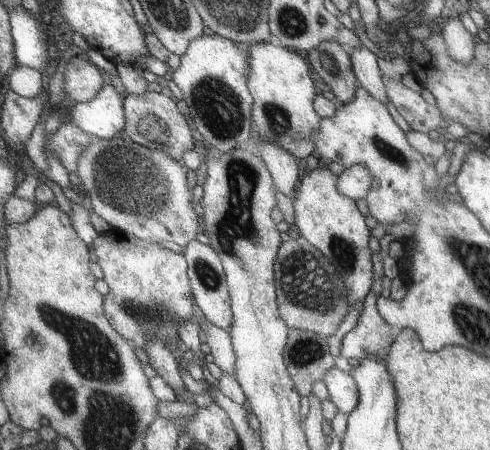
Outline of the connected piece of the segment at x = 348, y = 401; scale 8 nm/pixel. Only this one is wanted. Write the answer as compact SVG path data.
M332 367L323 378L329 392L329 399L336 405L338 412L350 414L358 406L358 385L351 373Z

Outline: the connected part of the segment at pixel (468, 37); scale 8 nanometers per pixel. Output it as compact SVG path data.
M448 18L442 34L452 58L459 59L460 62L468 62L468 64L474 60L474 35L466 30L466 26L460 19Z

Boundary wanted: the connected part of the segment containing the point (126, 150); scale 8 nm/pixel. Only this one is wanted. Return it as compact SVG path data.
M124 136L100 139L92 142L88 150L84 150L78 175L83 182L82 192L89 194L94 202L94 212L118 231L146 242L176 242L182 248L185 248L198 232L198 216L192 210L192 194L186 186L186 172L166 150L150 150Z

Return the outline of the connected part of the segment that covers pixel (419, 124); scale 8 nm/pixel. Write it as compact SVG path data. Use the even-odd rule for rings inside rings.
M382 75L382 84L392 104L410 125L412 131L428 134L440 127L443 115L437 105L429 104L424 98L410 90L400 79Z

